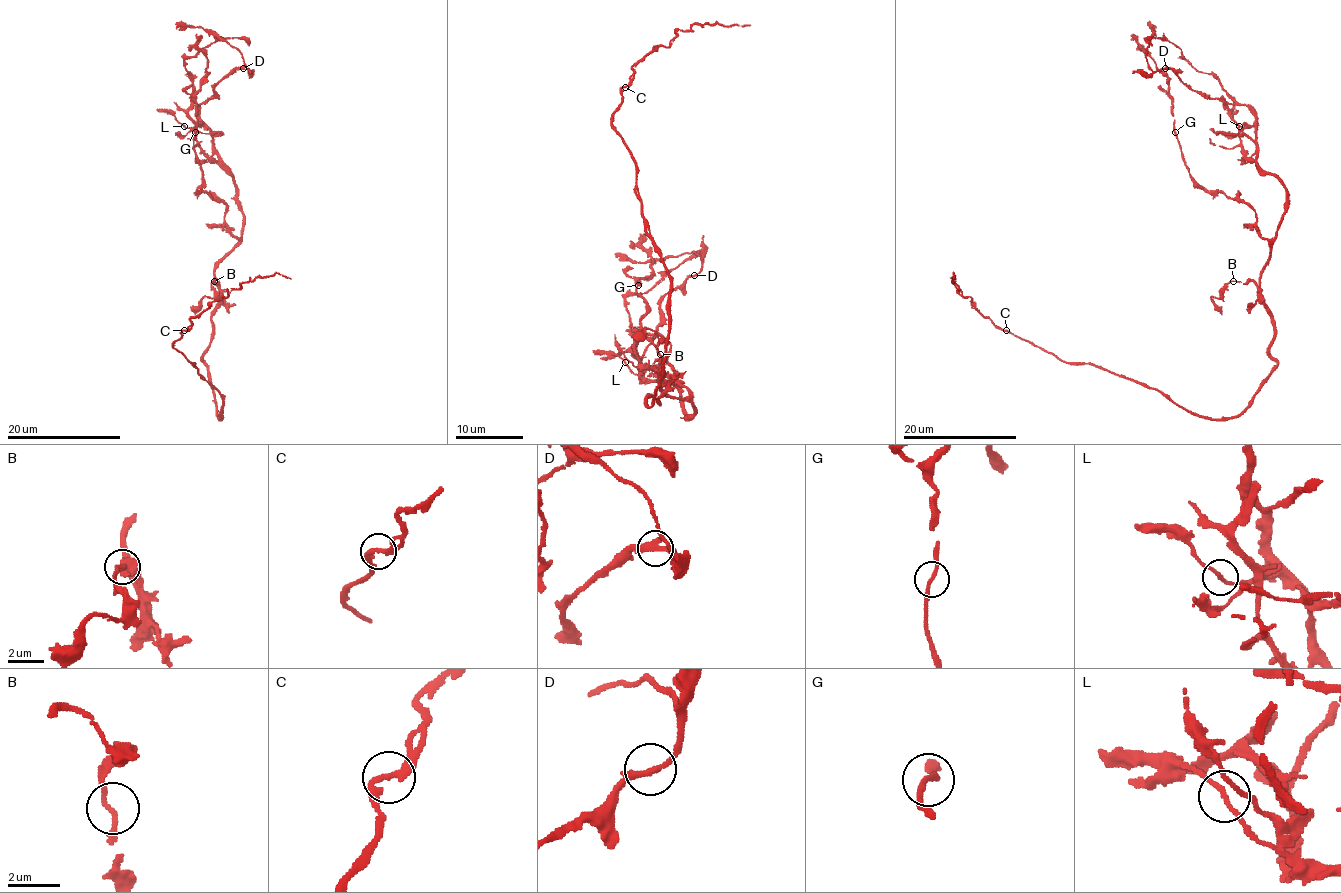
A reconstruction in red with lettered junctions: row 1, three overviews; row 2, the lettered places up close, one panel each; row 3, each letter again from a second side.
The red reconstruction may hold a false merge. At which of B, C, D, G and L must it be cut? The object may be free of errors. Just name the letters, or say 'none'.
L

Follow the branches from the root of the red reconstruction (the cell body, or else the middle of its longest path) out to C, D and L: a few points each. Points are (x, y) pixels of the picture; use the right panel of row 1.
C: (1271, 346), (1277, 366), (1254, 399), (1236, 416), (1206, 419), (1154, 389), (1087, 363), (1066, 363), (1006, 330)
D: (1271, 346), (1274, 319), (1260, 276), (1285, 187), (1257, 162), (1248, 107), (1190, 90), (1166, 69)
L: (1271, 346), (1274, 319), (1260, 295), (1260, 276), (1284, 211), (1285, 187), (1257, 162), (1257, 128), (1240, 125)

